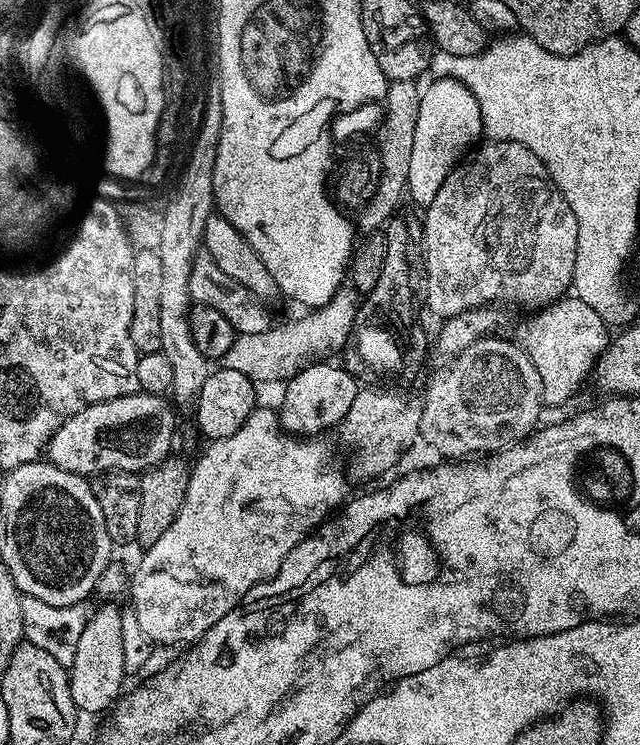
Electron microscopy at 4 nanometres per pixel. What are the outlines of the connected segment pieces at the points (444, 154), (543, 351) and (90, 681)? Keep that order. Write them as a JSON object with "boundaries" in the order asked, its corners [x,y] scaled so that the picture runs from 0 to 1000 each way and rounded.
{"boundaries":[[[[681,105],[673,110],[677,113],[661,119],[656,132],[653,169],[647,169],[647,203],[641,207],[636,262],[656,277],[678,271],[678,260],[691,255],[691,244],[697,244],[708,226],[739,203],[741,195],[756,183],[747,132],[741,132],[741,126],[734,126],[734,121],[714,107]]],[[[897,395],[875,399],[872,404],[848,412],[833,424],[836,426],[814,440],[809,456],[814,467],[834,489],[834,494],[841,497],[852,544],[872,545],[888,538],[908,521],[916,507],[923,506],[933,481],[953,460],[953,446],[945,431],[916,405],[903,401]]],[[[158,809],[156,817],[145,820],[133,835],[133,843],[128,846],[127,855],[122,860],[120,878],[116,879],[116,889],[106,905],[109,915],[109,932],[116,937],[120,952],[131,956],[163,956],[180,946],[181,941],[191,933],[197,906],[192,897],[192,870],[191,870],[191,820],[180,809]]]]}

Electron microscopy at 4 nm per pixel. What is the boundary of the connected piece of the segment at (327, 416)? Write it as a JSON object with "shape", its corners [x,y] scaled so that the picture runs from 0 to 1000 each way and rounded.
{"shape":[[[488,486],[463,498],[442,517],[444,533],[438,537],[434,557],[438,572],[452,585],[494,588],[511,574],[530,576],[531,568],[547,556],[547,545],[559,525],[559,514],[538,494],[523,494],[509,486]]]}

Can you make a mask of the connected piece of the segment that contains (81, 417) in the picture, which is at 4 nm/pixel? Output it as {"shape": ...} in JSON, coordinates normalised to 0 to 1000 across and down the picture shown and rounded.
{"shape":[[[220,525],[211,526],[208,532],[192,532],[178,534],[172,540],[153,540],[147,545],[134,545],[134,550],[116,556],[116,561],[103,565],[81,584],[72,603],[73,621],[133,642],[164,634],[223,636],[263,616],[270,605],[269,589],[275,585],[275,558],[269,554],[267,546],[270,548],[270,544],[256,532],[233,532],[231,528]]]}

